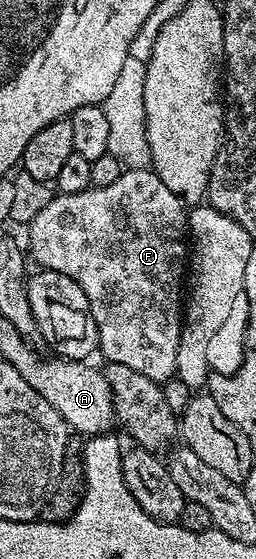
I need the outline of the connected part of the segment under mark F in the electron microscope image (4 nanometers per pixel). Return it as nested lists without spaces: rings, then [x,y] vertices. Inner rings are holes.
[[[145,167],[145,168],[143,168],[143,169],[129,169],[129,168],[125,168],[125,169],[124,169],[124,170],[123,170],[123,172],[121,172],[121,174],[120,174],[120,178],[119,178],[119,179],[118,179],[118,183],[110,183],[110,187],[93,187],[93,188],[91,188],[91,189],[87,189],[87,190],[86,190],[86,191],[78,191],[78,192],[77,192],[77,193],[61,193],[61,192],[57,192],[57,193],[56,193],[56,194],[55,194],[55,195],[54,195],[54,196],[52,196],[52,198],[51,198],[51,199],[50,199],[50,203],[46,203],[46,207],[42,207],[42,211],[40,211],[40,212],[39,212],[39,213],[38,213],[38,215],[37,215],[37,216],[36,216],[36,218],[35,218],[35,219],[34,219],[34,220],[32,220],[32,222],[31,222],[31,223],[30,223],[30,224],[29,224],[29,225],[28,225],[28,226],[27,226],[27,229],[28,229],[28,249],[29,249],[29,250],[28,250],[28,249],[27,249],[27,252],[28,252],[28,253],[29,253],[29,254],[30,254],[30,257],[31,257],[31,253],[30,253],[30,252],[32,252],[32,257],[33,257],[33,259],[34,259],[34,260],[36,260],[36,261],[37,261],[37,263],[38,263],[38,264],[37,264],[37,266],[39,266],[39,268],[40,268],[40,269],[49,269],[49,270],[50,270],[50,271],[58,271],[58,272],[59,272],[59,273],[61,273],[61,274],[62,274],[62,275],[70,275],[70,279],[74,279],[74,283],[78,283],[78,287],[82,287],[82,291],[86,291],[86,299],[87,299],[87,300],[88,300],[88,302],[89,302],[89,303],[90,303],[90,311],[91,311],[91,312],[92,312],[92,314],[93,314],[93,315],[94,315],[94,323],[95,323],[95,324],[96,324],[96,330],[97,330],[97,331],[98,331],[98,335],[99,335],[99,336],[100,336],[100,343],[99,343],[99,346],[98,346],[98,353],[99,353],[99,356],[101,356],[101,355],[102,355],[102,356],[104,356],[104,358],[103,358],[103,360],[104,360],[104,361],[105,361],[105,362],[109,362],[109,361],[113,361],[113,362],[114,362],[114,363],[126,363],[126,367],[134,367],[134,371],[138,371],[138,372],[139,372],[139,373],[141,373],[141,374],[142,374],[142,375],[146,375],[146,379],[154,379],[154,380],[155,380],[155,381],[159,381],[159,382],[161,382],[161,383],[163,383],[163,382],[165,382],[165,381],[169,381],[169,379],[170,379],[170,378],[171,378],[171,377],[174,377],[174,376],[176,376],[176,364],[177,364],[177,363],[178,363],[178,339],[179,339],[179,338],[180,338],[180,326],[181,326],[181,324],[182,324],[182,282],[183,282],[183,281],[184,281],[184,280],[185,280],[185,277],[186,277],[186,262],[187,262],[187,261],[188,261],[188,260],[189,260],[189,257],[190,257],[190,245],[189,245],[189,242],[188,242],[188,241],[187,241],[187,240],[186,240],[186,226],[187,226],[187,224],[188,224],[188,213],[187,213],[187,212],[186,212],[186,205],[185,205],[185,202],[183,202],[183,201],[181,201],[181,200],[180,200],[180,198],[179,198],[179,197],[176,197],[176,196],[175,196],[175,195],[174,195],[174,191],[170,191],[170,187],[166,187],[166,183],[162,183],[162,179],[161,179],[161,178],[160,178],[160,176],[158,176],[158,174],[156,174],[156,173],[155,173],[155,171],[153,171],[153,170],[152,170],[152,169],[151,169],[151,168],[148,168],[148,167]]]

